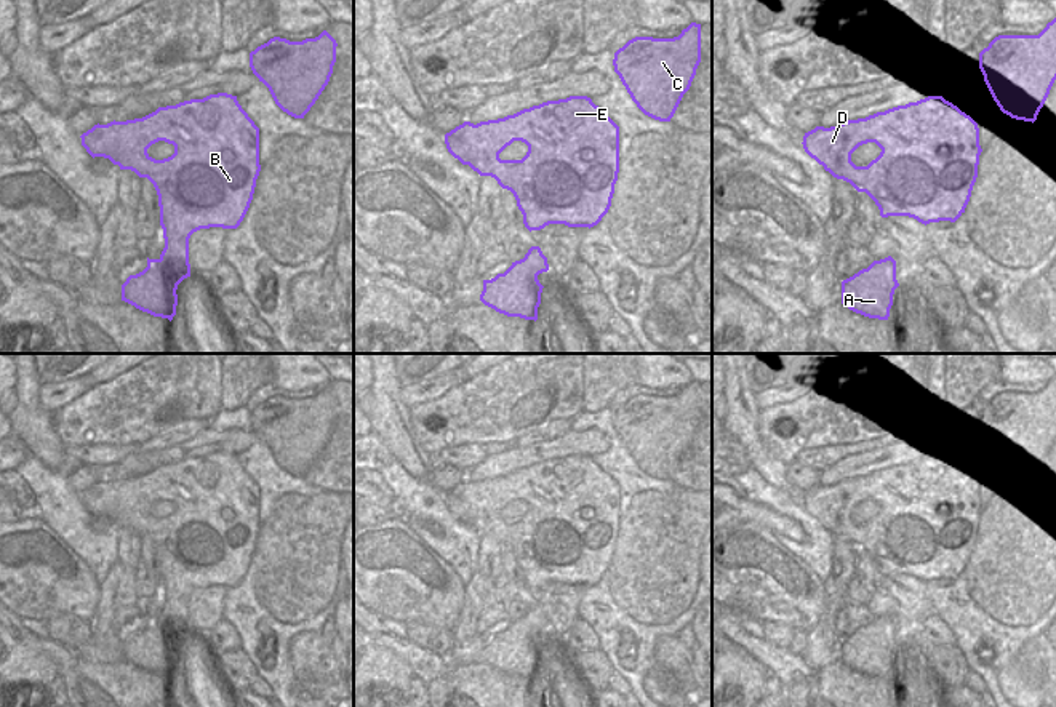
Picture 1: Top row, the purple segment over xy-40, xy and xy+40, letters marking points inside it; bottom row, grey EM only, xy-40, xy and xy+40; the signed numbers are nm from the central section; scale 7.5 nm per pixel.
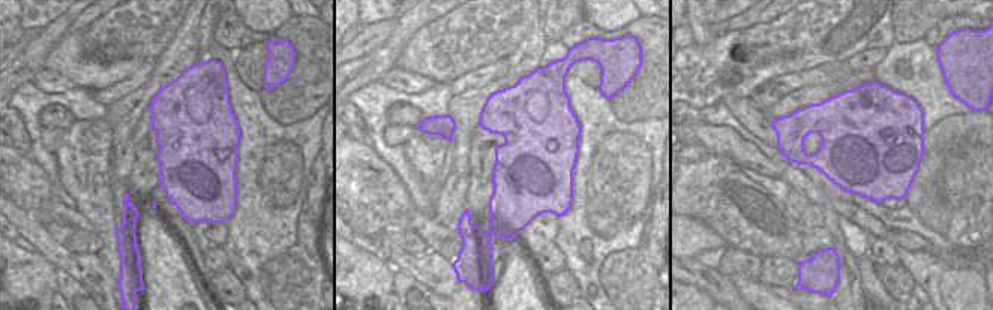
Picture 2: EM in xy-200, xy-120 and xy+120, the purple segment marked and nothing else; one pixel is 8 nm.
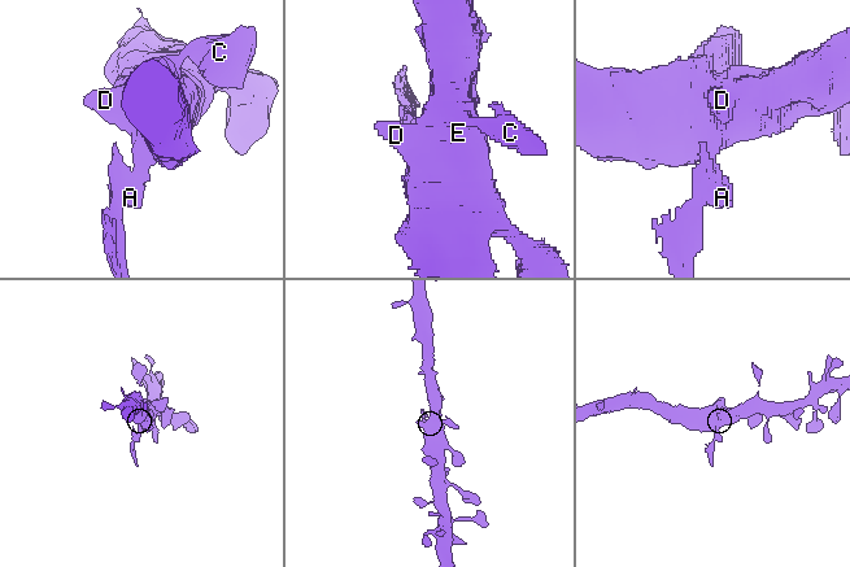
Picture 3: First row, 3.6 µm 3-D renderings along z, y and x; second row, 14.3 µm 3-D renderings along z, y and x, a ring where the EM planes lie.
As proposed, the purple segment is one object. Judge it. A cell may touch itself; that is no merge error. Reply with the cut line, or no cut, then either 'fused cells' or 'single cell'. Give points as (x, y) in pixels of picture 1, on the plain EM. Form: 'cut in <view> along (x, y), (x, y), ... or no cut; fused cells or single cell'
cut in xy-40 along (160, 615), (173, 621), (183, 637); fused cells

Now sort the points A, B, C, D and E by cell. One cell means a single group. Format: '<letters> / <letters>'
A / B C D E

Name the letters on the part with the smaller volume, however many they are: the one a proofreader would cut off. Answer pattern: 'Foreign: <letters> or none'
Foreign: A

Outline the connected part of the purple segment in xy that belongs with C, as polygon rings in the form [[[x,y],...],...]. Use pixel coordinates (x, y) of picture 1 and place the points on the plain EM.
[[[701,382],[674,397],[635,395],[614,411],[613,424],[637,465],[670,480],[701,421]]]

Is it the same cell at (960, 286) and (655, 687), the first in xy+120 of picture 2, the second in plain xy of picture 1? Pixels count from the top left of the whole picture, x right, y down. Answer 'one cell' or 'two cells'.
one cell

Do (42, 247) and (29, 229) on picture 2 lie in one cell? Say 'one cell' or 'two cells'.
one cell

